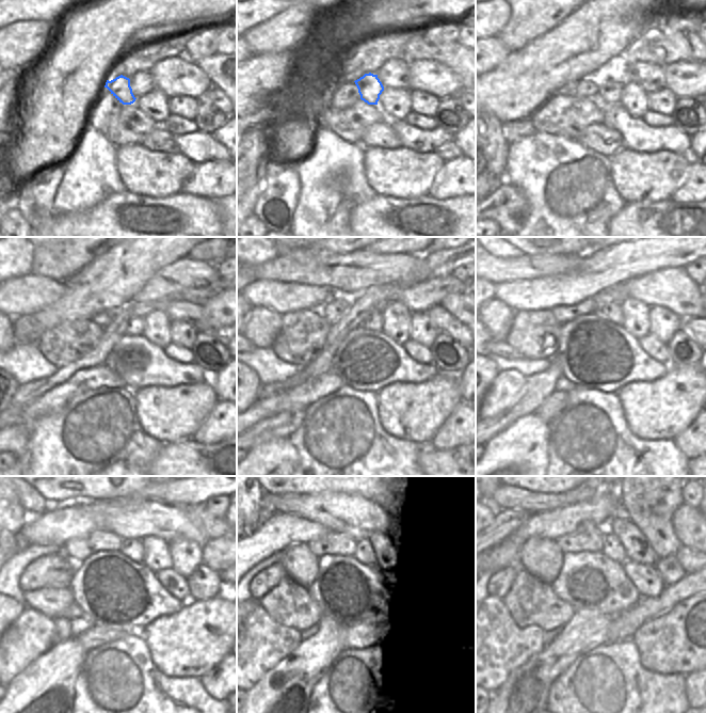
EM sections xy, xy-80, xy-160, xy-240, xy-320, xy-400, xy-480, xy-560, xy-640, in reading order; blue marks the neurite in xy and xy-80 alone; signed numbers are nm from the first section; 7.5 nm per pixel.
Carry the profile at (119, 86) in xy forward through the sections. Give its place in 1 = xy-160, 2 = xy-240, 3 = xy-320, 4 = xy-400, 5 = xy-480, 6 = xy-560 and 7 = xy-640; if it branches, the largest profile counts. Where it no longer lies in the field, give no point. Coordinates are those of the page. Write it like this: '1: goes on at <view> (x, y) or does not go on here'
1: goes on at xy-160 (610, 90)
2: goes on at xy-240 (134, 326)
3: goes on at xy-320 (372, 321)
4: goes on at xy-400 (611, 311)
5: goes on at xy-480 (132, 548)
6: goes on at xy-560 (369, 550)
7: goes on at xy-640 (612, 548)

